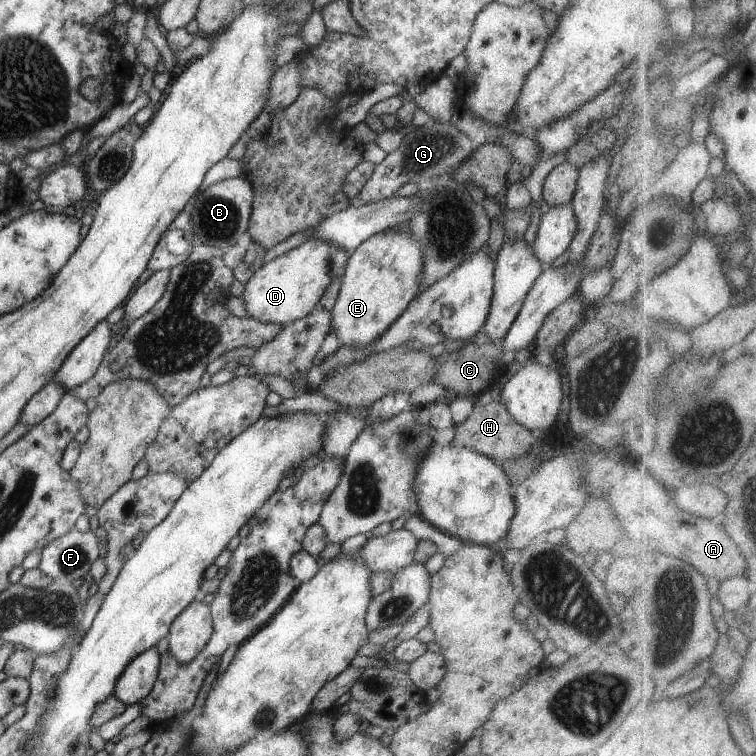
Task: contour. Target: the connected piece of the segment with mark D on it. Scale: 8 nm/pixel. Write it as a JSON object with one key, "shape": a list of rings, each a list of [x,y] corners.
{"shape":[[[320,238],[306,240],[298,248],[274,258],[250,274],[240,296],[248,315],[264,324],[270,322],[283,327],[301,320],[318,307],[330,282],[343,276],[347,260],[346,250],[332,242]]]}

